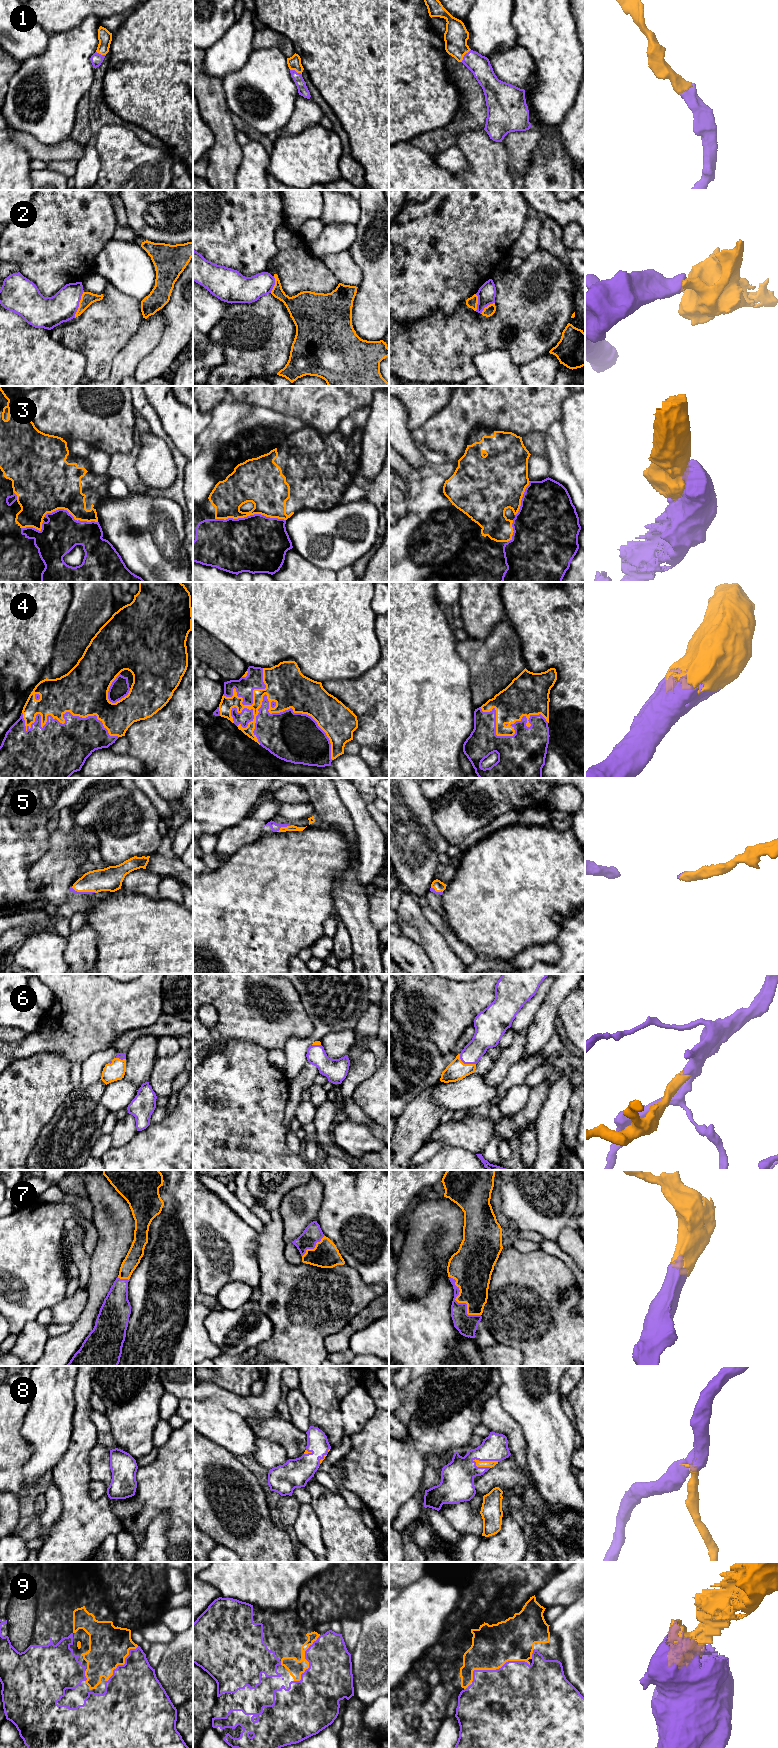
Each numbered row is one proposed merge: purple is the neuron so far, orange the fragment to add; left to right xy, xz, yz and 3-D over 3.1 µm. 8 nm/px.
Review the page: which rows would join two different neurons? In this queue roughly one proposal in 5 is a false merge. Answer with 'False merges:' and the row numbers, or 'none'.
False merges: 2, 3

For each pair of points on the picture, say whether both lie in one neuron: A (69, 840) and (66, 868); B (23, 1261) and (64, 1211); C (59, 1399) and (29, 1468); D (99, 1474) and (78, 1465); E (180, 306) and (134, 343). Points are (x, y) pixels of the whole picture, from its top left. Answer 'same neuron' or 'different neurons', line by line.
A: same neuron
B: same neuron
C: same neuron
D: different neurons
E: different neurons

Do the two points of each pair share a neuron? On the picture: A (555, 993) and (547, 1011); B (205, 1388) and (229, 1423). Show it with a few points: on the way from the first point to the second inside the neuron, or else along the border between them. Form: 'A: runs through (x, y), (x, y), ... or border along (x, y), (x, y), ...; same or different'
A: runs through (554, 997), (549, 1007); same
B: border along (203, 1398), (212, 1398), (234, 1411); different

